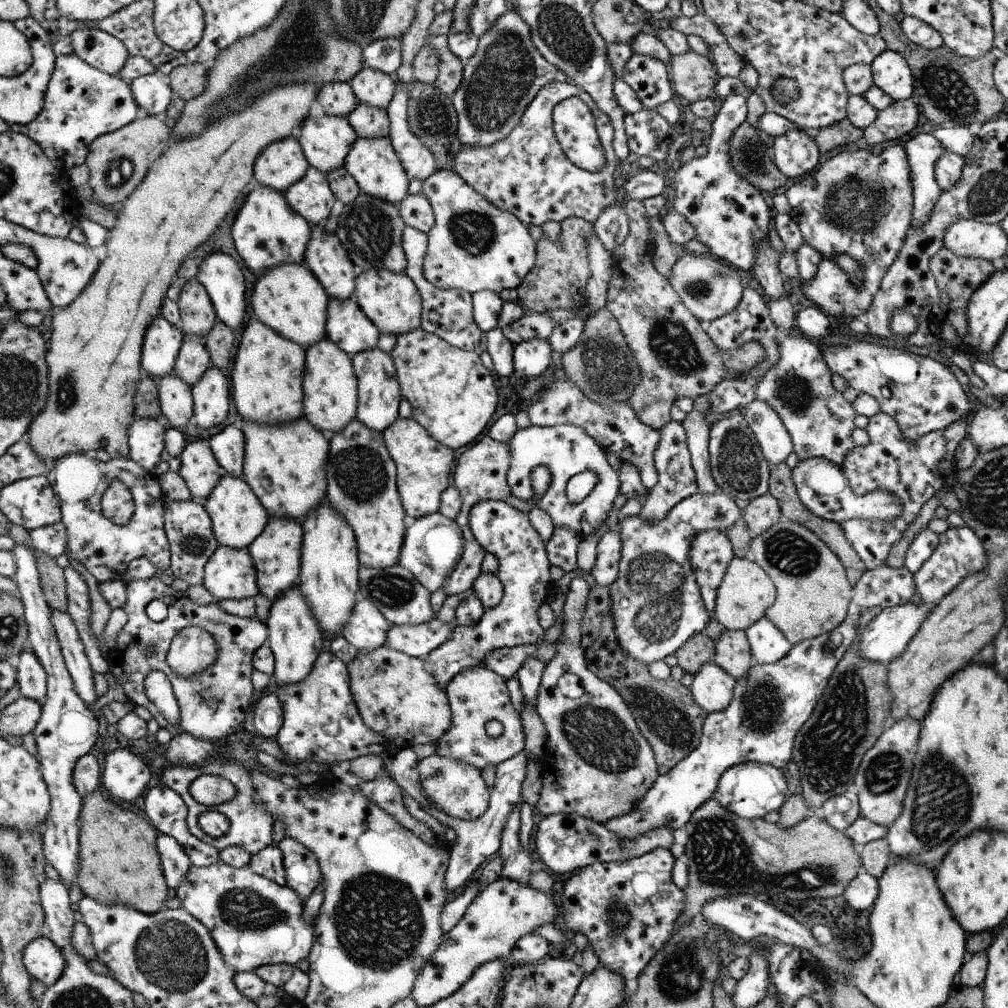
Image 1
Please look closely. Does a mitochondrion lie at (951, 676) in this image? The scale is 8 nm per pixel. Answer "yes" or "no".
no

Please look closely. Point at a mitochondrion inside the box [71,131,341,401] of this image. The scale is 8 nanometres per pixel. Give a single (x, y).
(119, 171)

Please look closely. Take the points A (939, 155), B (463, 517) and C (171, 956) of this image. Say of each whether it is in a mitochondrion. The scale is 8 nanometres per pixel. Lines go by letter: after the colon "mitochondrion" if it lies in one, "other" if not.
A: other
B: other
C: mitochondrion

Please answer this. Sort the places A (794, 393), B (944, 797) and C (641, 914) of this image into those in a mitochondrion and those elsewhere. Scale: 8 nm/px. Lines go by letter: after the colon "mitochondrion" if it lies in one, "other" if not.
A: mitochondrion
B: mitochondrion
C: other

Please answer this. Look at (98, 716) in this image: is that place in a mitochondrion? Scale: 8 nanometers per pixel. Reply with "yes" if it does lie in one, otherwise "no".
no

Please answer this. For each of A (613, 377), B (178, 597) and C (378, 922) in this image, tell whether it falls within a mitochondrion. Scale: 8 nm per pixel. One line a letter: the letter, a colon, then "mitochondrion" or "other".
A: mitochondrion
B: other
C: mitochondrion

